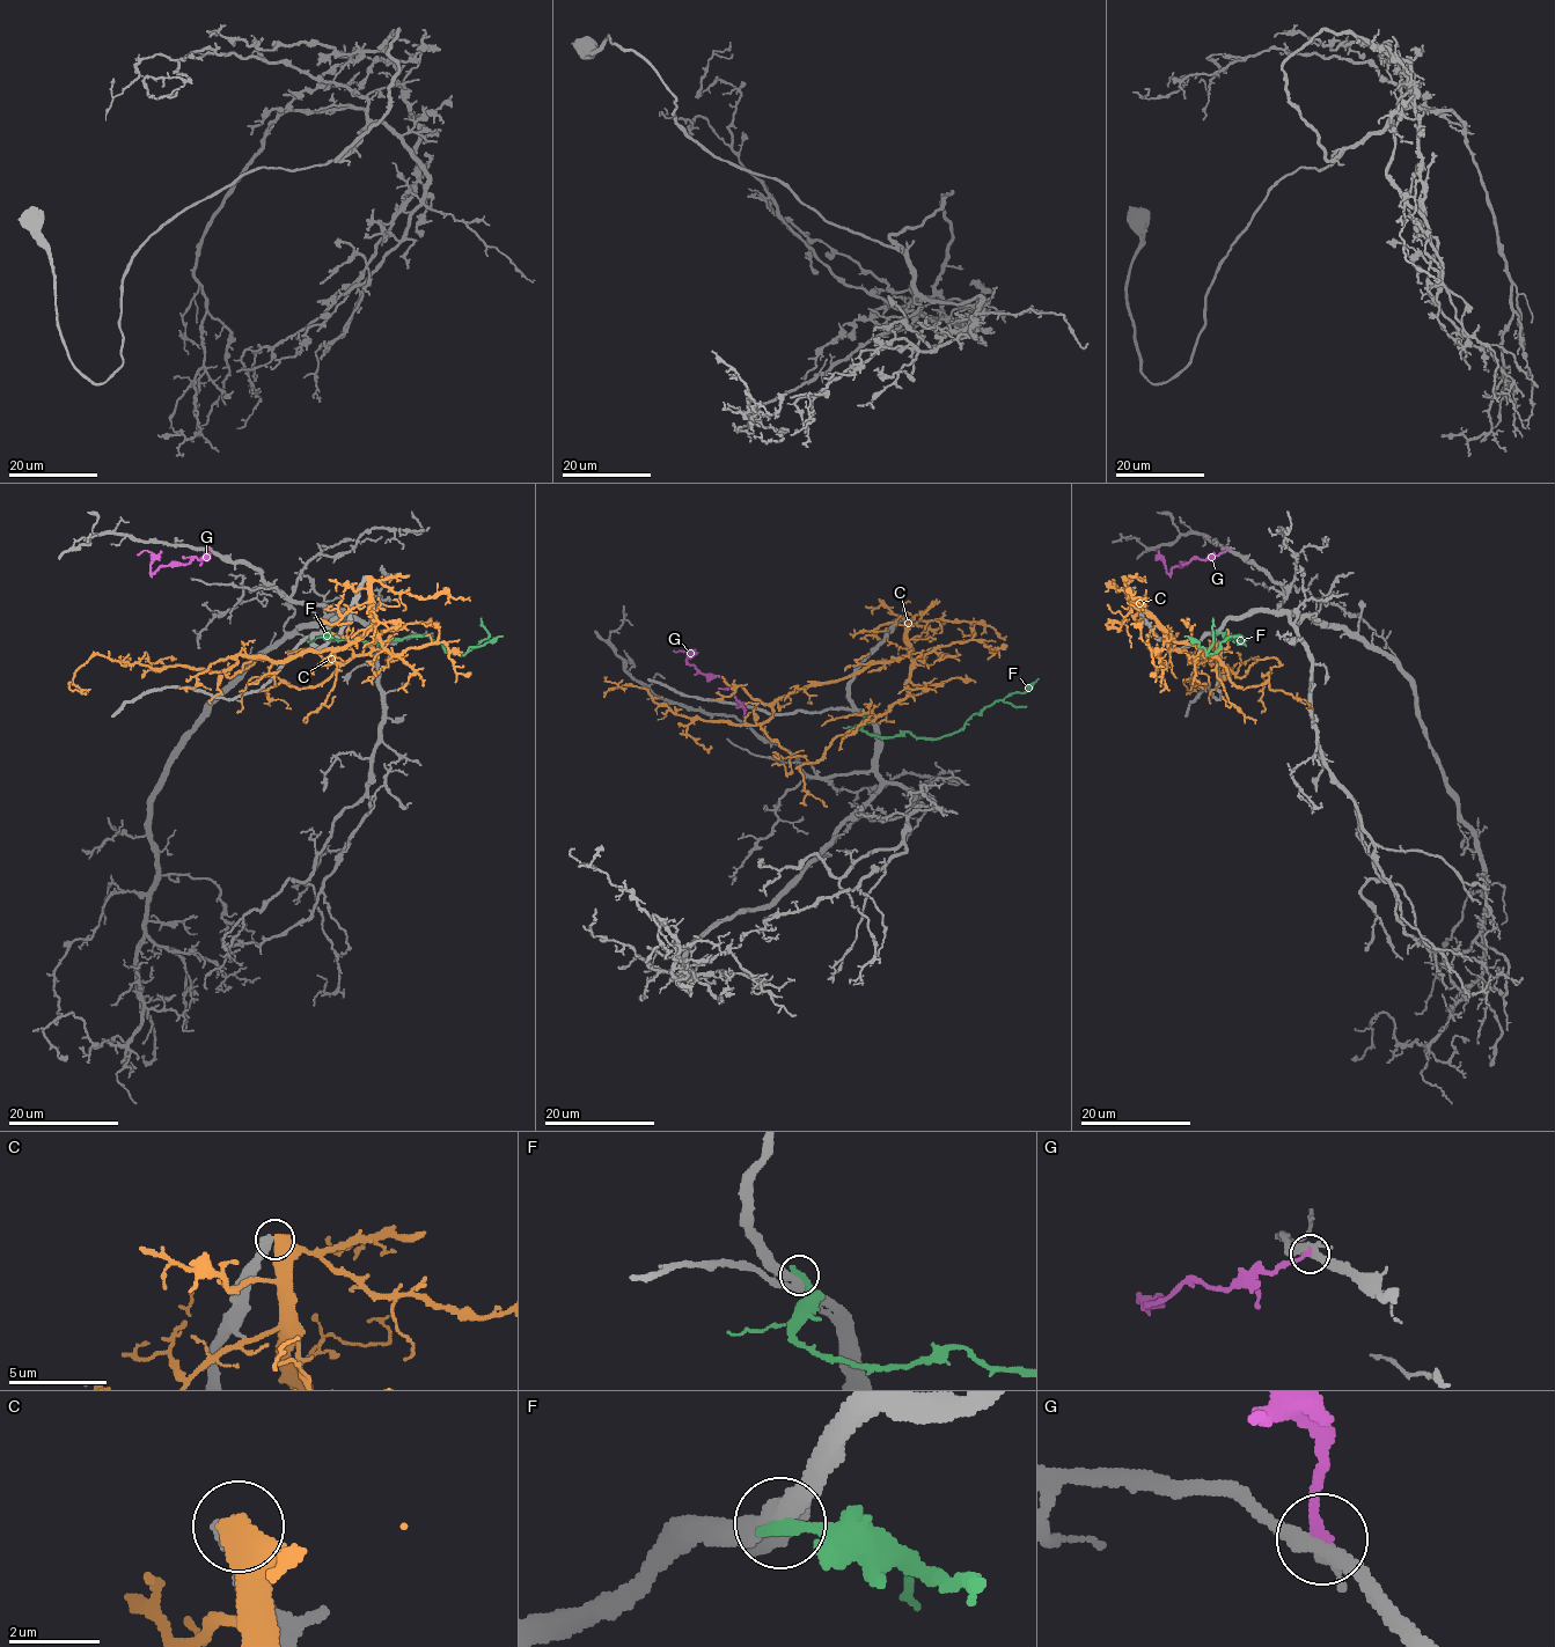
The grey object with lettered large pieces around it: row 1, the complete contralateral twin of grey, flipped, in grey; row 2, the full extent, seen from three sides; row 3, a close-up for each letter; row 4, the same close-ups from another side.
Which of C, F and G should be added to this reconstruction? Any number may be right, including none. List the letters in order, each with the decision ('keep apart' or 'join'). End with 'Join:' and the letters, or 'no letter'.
C: keep apart
F: keep apart
G: keep apart
Join: no letter

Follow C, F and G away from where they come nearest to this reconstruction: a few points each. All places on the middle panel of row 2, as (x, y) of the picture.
C: (903, 618), (908, 652), (780, 697), (754, 726), (688, 719), (646, 690), (609, 688), (617, 685), (607, 677)
F: (863, 712), (862, 728), (870, 734), (940, 737), (958, 733), (985, 707), (1002, 700), (1025, 706), (1017, 706)
G: (745, 721), (745, 707), (720, 677), (706, 677), (688, 662), (688, 652), (674, 651)

